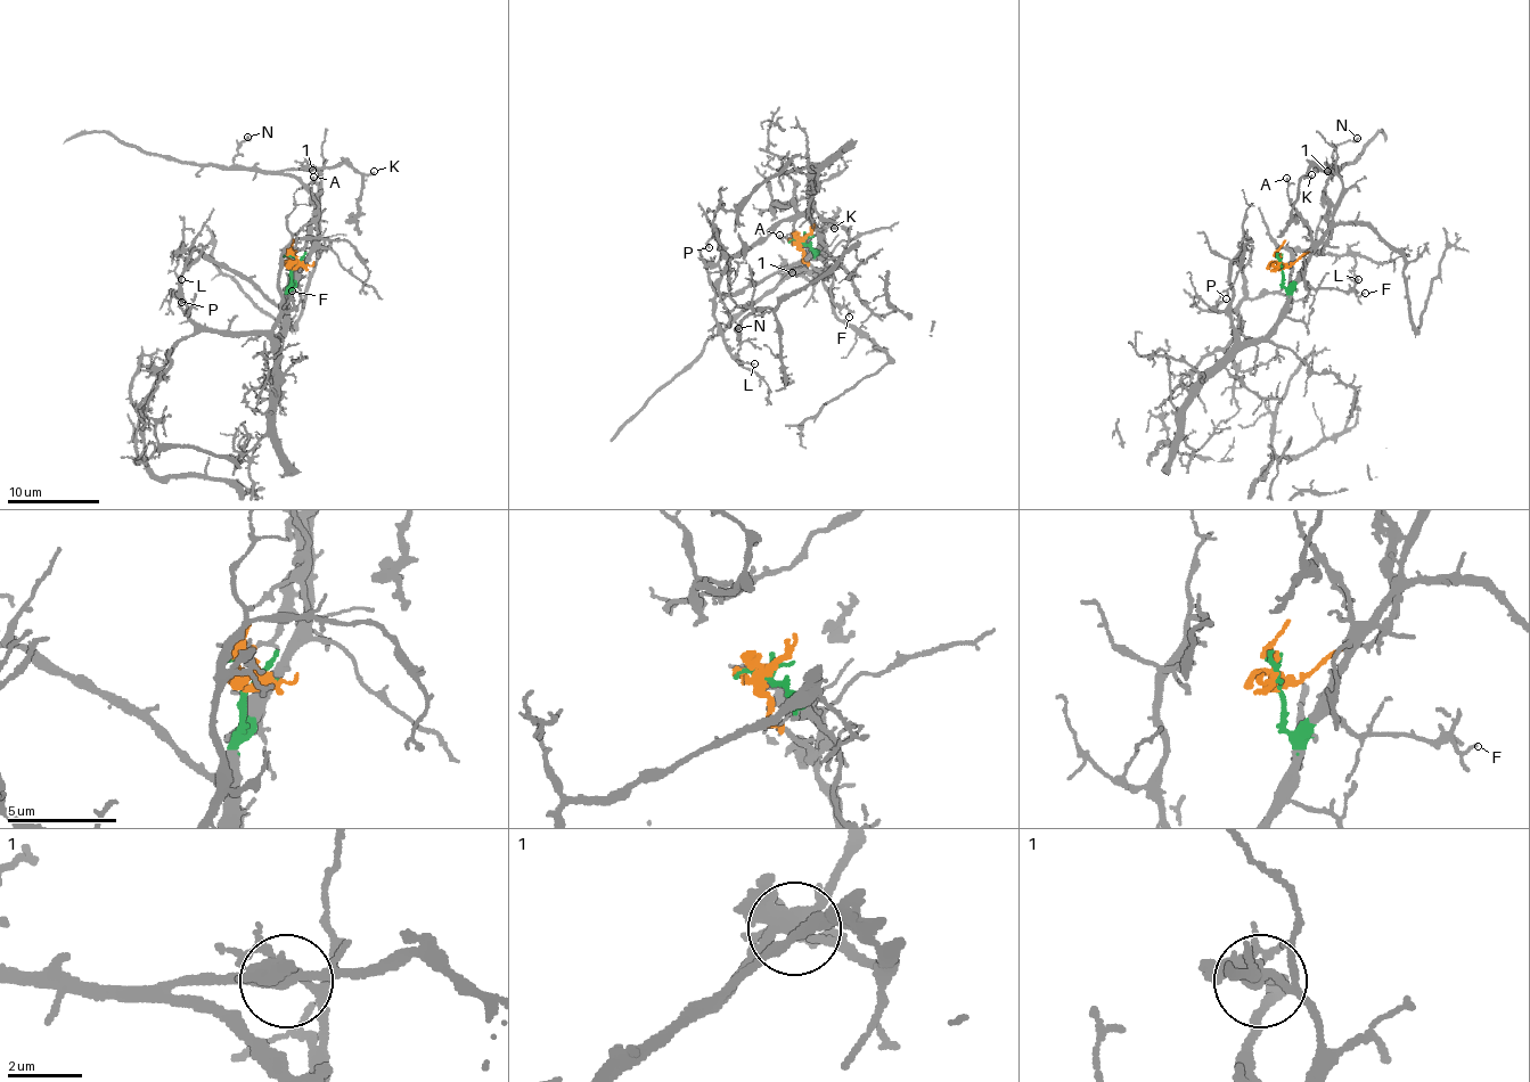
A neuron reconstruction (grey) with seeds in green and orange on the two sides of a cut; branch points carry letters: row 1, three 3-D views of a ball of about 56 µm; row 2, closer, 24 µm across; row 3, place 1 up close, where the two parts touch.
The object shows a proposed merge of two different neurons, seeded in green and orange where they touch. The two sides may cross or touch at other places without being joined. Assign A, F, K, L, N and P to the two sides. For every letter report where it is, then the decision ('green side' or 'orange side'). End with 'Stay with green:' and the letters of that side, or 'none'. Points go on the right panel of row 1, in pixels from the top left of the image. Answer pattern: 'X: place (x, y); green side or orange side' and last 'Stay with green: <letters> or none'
A: place (1286, 178); green side
F: place (1365, 293); green side
K: place (1311, 174); orange side
L: place (1358, 279); green side
N: place (1357, 138); orange side
P: place (1226, 298); green side
Stay with green: A, F, L, P

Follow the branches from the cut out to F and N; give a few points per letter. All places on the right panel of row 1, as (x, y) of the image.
F: (1278, 261), (1287, 287), (1306, 280), (1317, 289), (1365, 294)
N: (1278, 261), (1292, 263), (1323, 245), (1328, 234), (1324, 190), (1334, 163), (1332, 152), (1358, 138)

